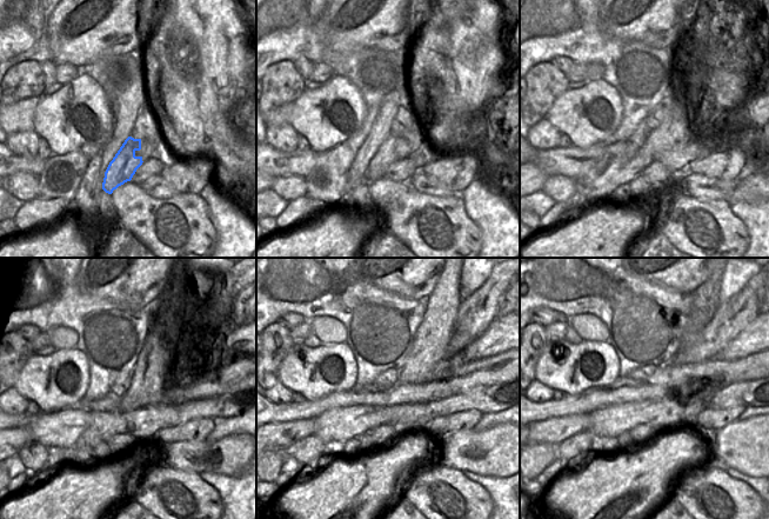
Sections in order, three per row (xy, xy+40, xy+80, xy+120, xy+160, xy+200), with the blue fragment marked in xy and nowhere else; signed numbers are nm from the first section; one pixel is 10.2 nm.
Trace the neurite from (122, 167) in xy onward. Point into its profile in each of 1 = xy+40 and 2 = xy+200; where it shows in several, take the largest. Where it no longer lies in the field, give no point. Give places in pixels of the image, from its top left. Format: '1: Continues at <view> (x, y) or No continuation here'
1: Continues at xy+40 (386, 154)
2: Continues at xy+200 (707, 301).

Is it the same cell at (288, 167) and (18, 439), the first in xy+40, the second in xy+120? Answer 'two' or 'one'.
two

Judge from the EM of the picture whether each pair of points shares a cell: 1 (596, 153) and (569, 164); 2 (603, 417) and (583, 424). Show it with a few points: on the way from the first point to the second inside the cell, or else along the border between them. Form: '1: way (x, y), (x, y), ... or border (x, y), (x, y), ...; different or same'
1: way (589, 160), (587, 162), (576, 162); same
2: border (590, 413), (590, 426), (587, 430); different

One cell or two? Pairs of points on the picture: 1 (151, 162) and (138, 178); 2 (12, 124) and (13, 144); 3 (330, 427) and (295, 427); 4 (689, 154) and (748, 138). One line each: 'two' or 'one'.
1: one
2: two
3: two
4: one

